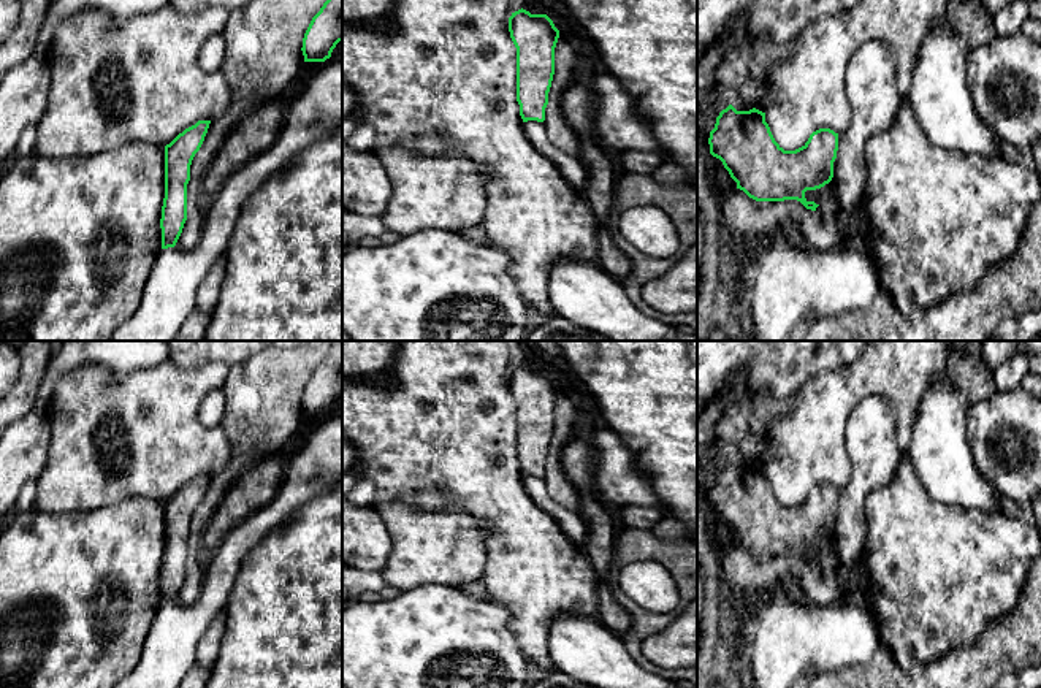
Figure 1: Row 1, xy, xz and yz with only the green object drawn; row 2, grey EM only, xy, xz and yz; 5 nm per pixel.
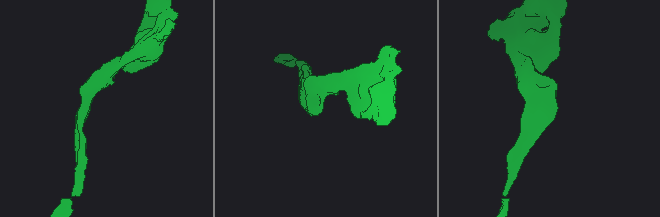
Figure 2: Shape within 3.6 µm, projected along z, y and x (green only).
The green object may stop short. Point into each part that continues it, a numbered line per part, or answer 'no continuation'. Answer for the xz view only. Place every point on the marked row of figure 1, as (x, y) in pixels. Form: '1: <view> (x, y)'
no continuation

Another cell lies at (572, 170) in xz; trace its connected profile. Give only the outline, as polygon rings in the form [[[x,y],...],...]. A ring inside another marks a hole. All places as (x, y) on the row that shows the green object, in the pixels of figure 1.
[[[537,120],[523,122],[523,133],[531,144],[551,160],[562,178],[578,192],[583,192],[586,170],[580,159],[559,149],[547,135],[545,124]]]

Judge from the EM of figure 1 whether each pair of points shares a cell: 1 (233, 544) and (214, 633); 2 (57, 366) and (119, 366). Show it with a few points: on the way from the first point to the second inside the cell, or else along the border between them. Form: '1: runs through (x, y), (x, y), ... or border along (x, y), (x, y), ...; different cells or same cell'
1: border along (222, 609), (198, 644); different cells
2: runs through (73, 357), (103, 357); same cell

